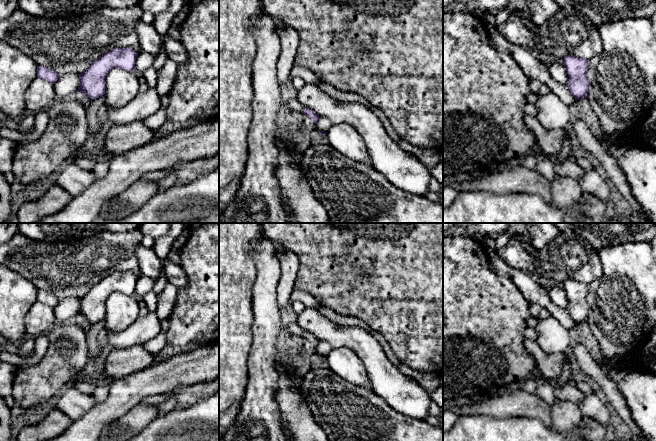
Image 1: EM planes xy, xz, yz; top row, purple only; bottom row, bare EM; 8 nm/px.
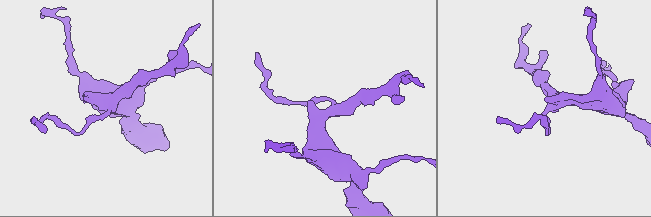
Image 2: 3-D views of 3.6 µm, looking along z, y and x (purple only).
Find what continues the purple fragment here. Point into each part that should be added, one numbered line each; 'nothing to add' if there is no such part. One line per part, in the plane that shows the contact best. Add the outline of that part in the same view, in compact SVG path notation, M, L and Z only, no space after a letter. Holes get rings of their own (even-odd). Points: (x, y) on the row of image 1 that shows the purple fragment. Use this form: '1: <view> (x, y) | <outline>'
nothing to add

